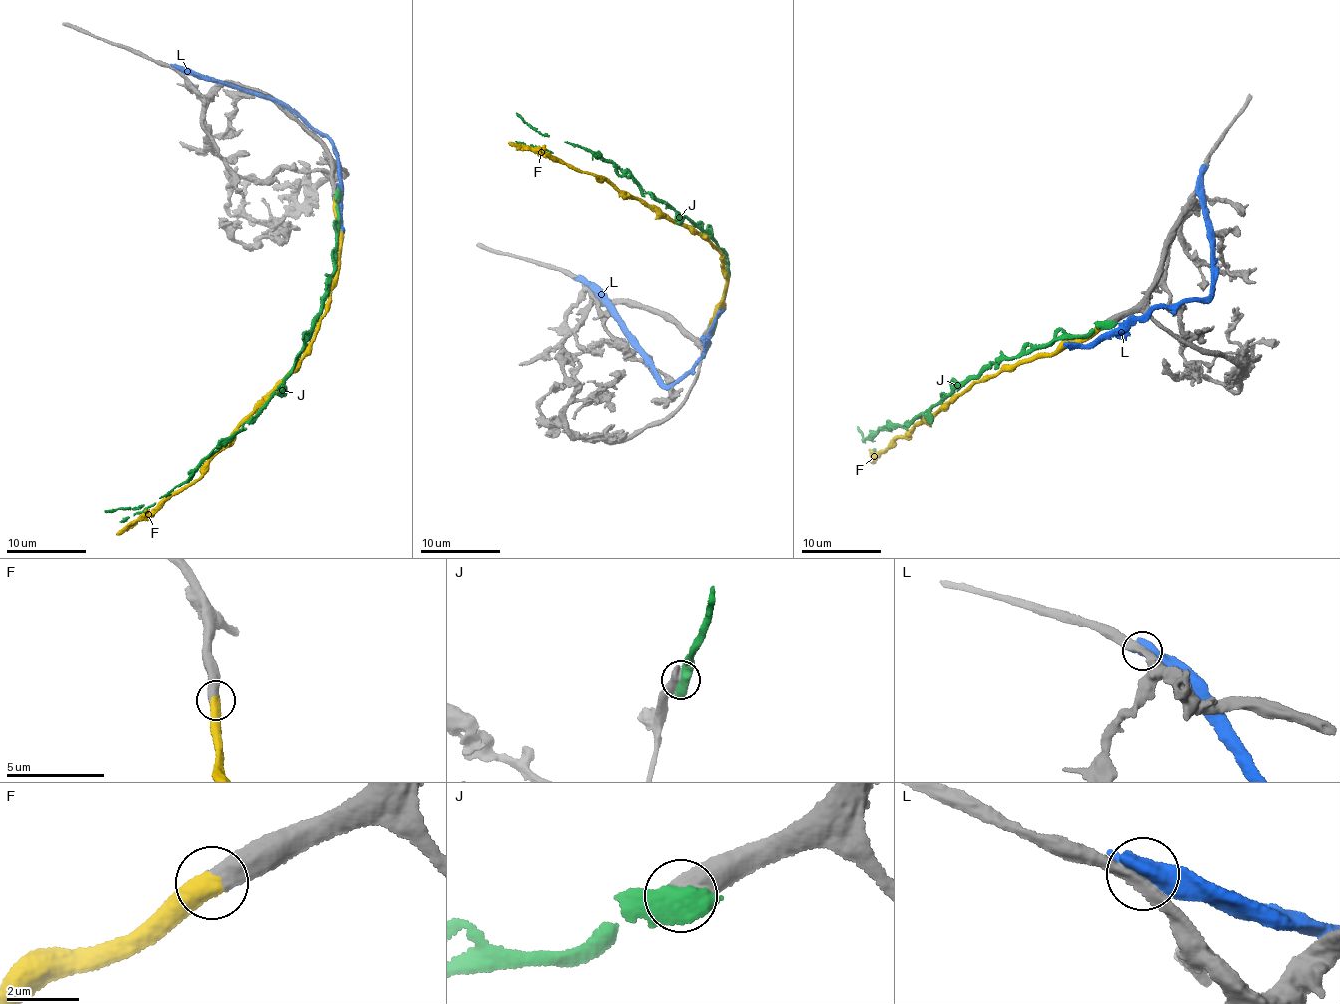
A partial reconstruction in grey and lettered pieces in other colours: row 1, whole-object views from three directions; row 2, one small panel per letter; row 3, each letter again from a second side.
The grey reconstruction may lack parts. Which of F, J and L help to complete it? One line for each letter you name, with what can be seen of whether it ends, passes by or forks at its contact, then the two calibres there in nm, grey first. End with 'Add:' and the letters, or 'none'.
F: It ends there. Thickness 550 nm (grey) against 550 nm
Add: F

